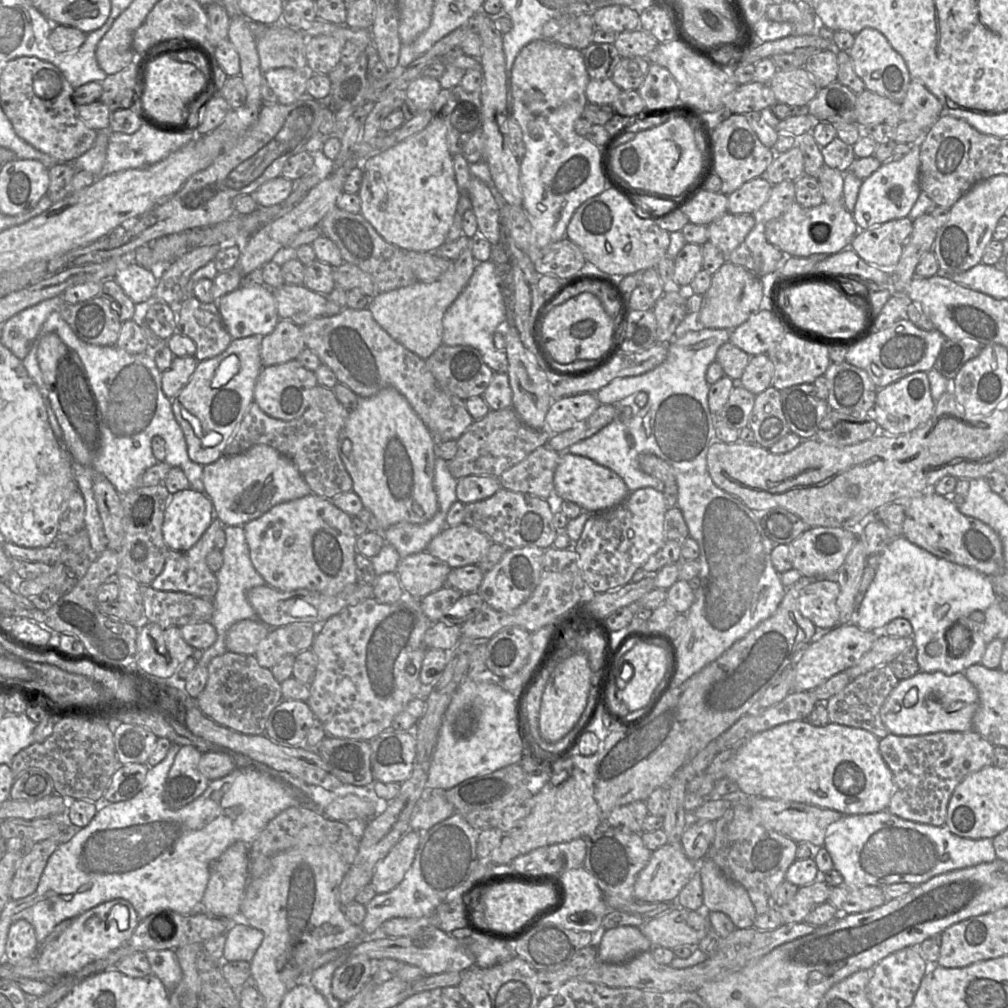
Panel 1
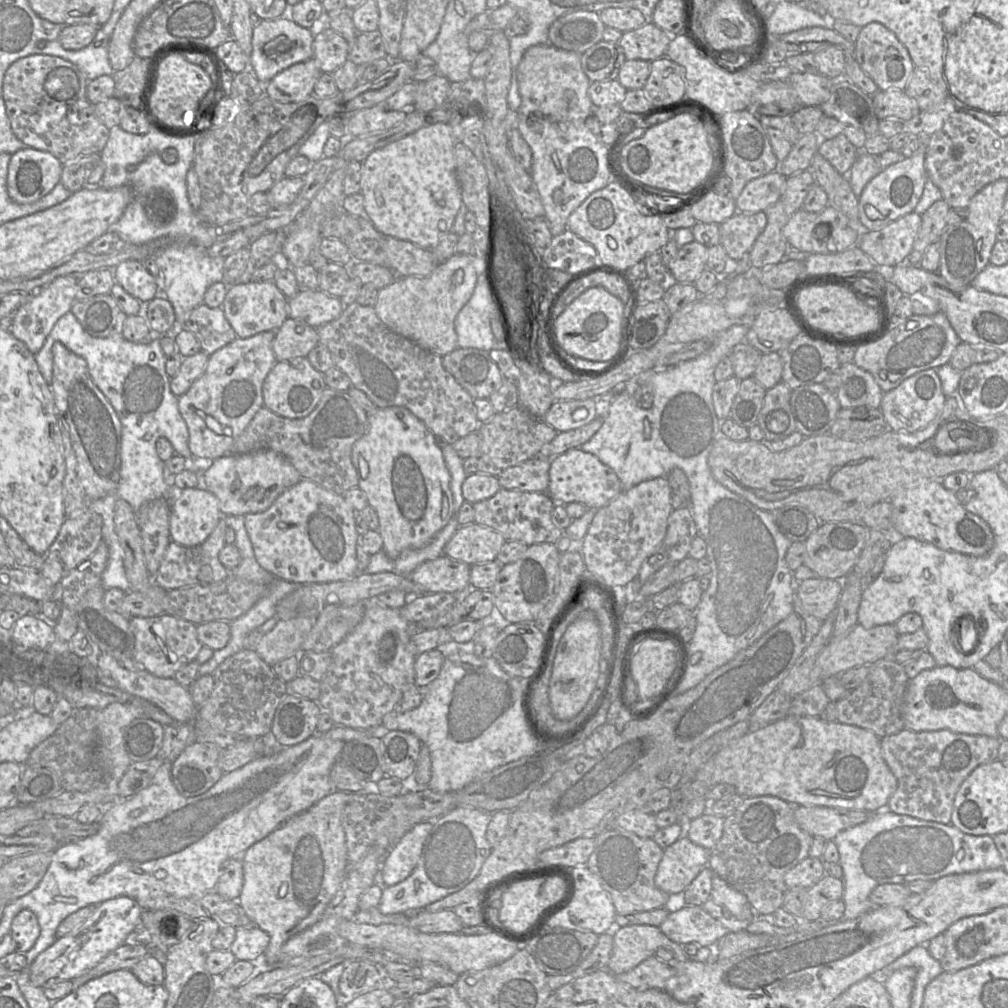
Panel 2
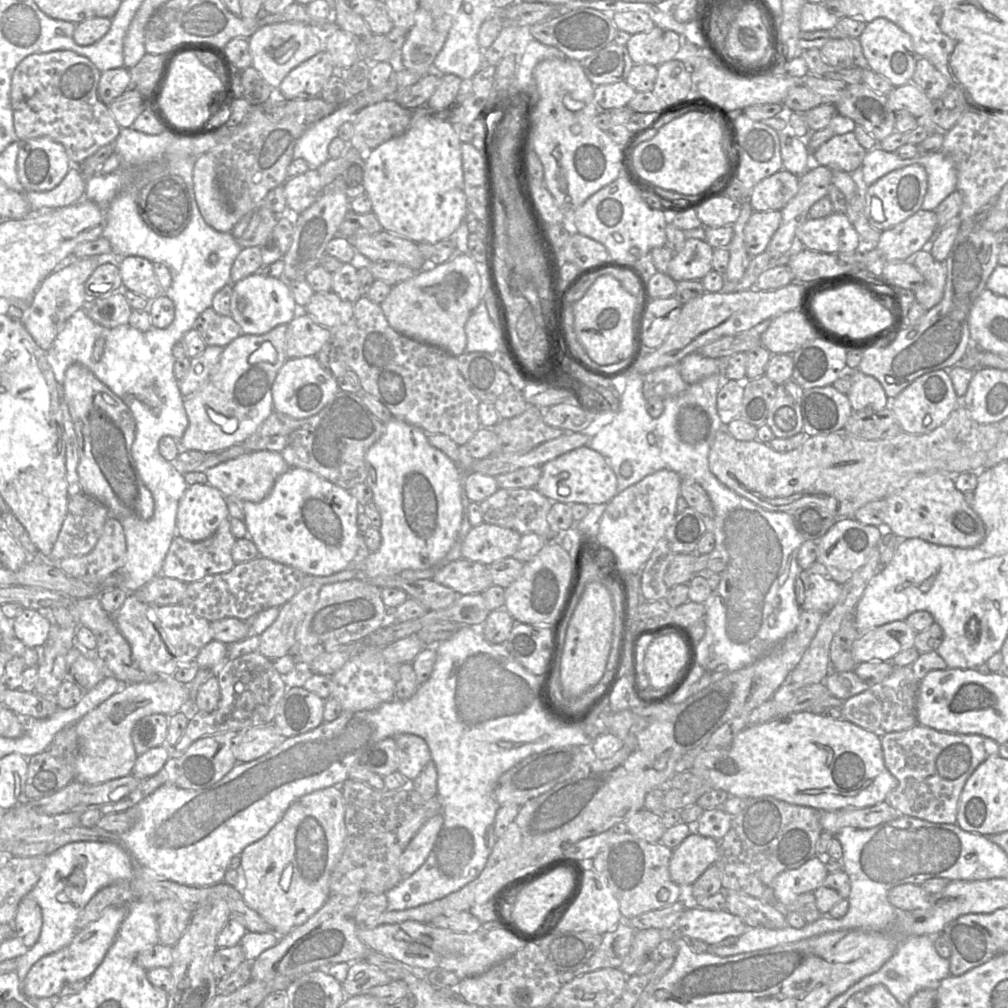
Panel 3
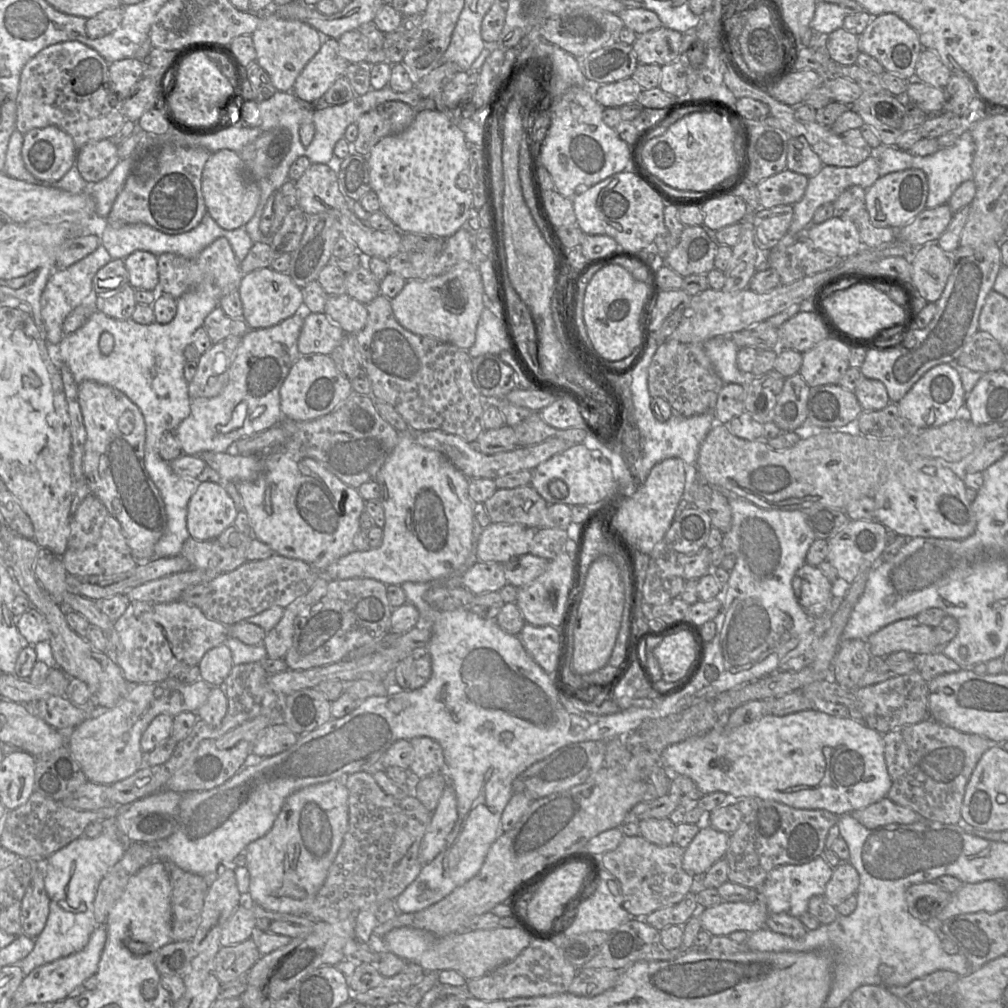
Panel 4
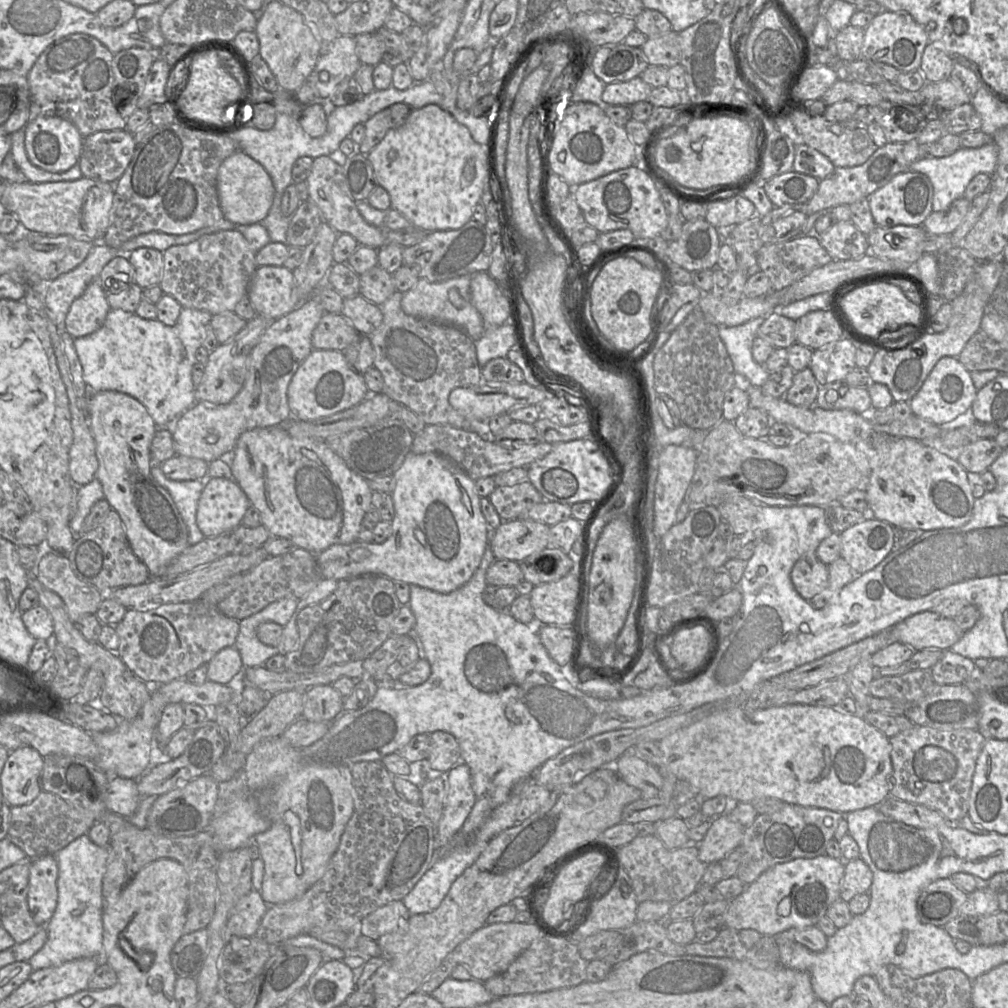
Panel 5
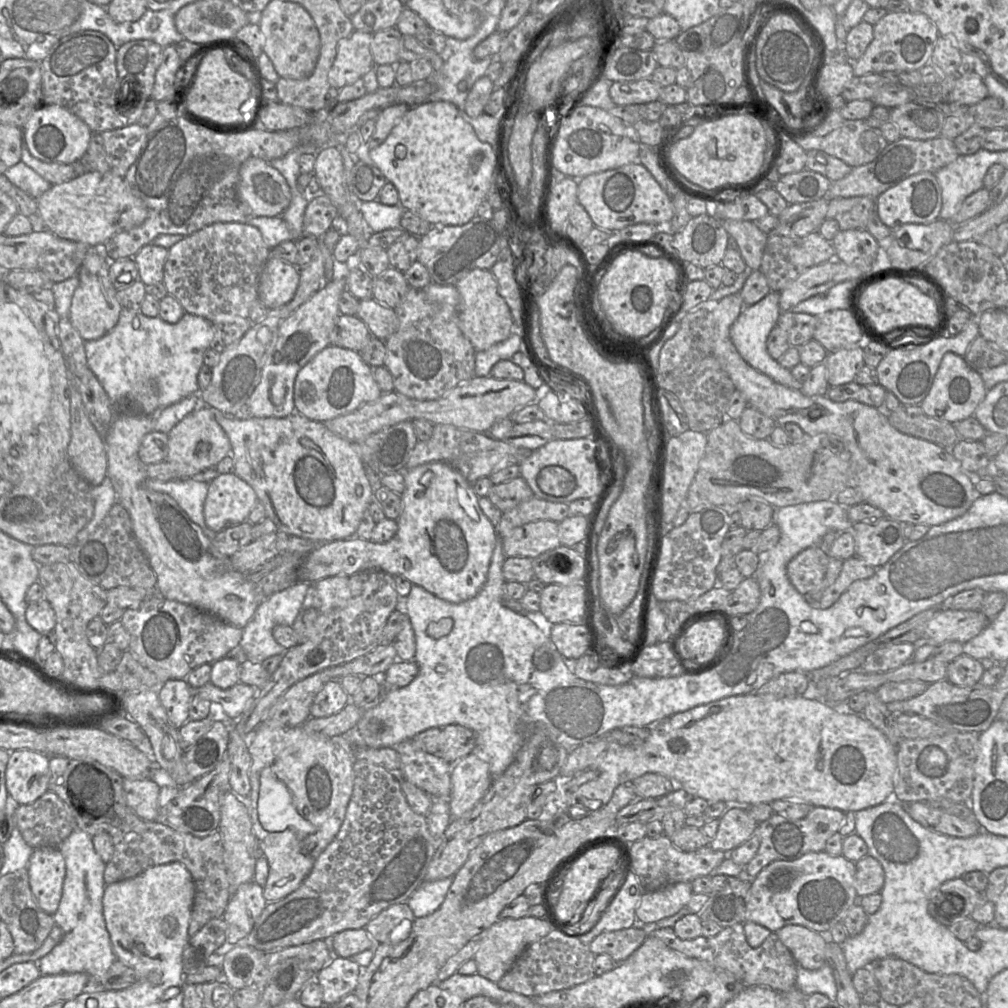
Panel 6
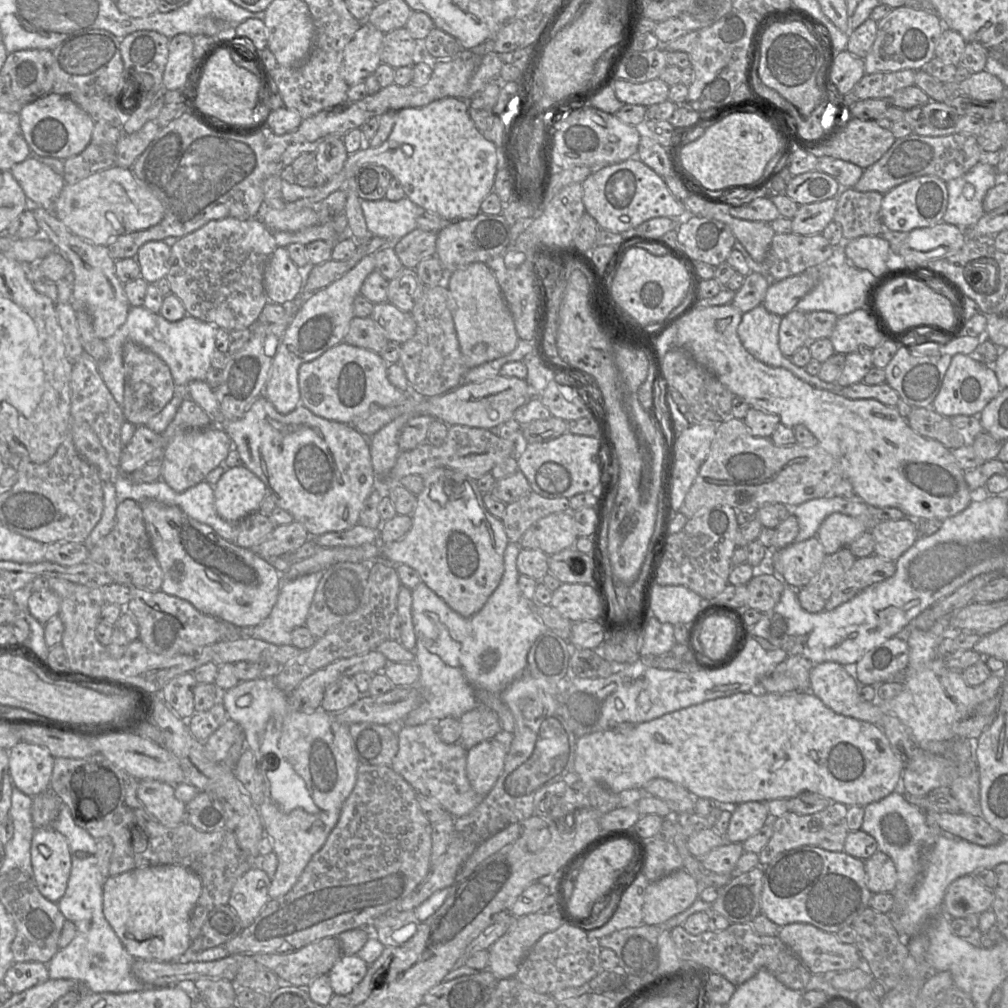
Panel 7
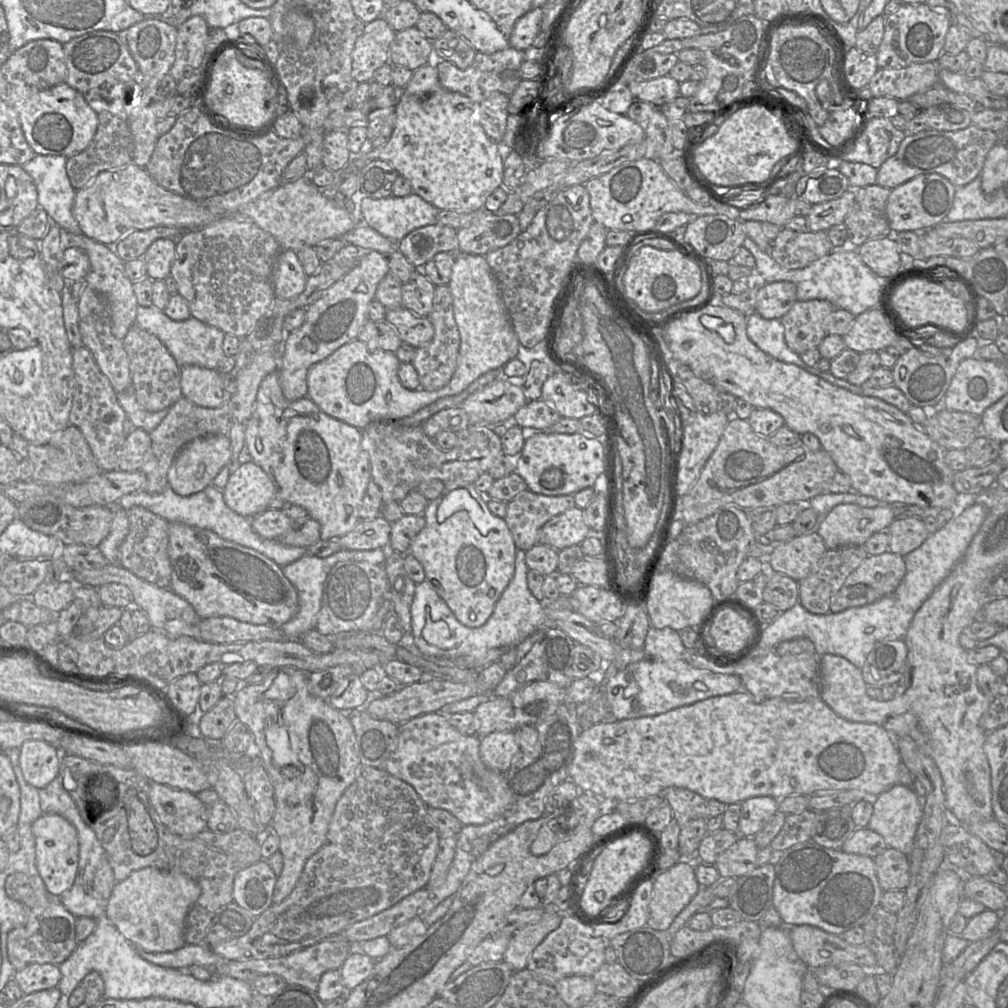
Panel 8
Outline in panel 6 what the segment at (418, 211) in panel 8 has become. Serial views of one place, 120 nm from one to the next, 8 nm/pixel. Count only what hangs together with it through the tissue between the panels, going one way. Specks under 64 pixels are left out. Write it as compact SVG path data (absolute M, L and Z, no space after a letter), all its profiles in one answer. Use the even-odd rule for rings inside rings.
M373 200L360 203L359 209L370 232L401 228L400 220L404 209L400 205L389 206Z

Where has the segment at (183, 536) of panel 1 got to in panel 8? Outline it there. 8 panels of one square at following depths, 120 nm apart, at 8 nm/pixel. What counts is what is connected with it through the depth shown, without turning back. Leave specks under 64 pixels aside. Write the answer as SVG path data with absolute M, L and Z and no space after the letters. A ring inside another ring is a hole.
M254 462L235 468L222 490L226 505L235 513L252 518L267 510L276 487L266 472Z

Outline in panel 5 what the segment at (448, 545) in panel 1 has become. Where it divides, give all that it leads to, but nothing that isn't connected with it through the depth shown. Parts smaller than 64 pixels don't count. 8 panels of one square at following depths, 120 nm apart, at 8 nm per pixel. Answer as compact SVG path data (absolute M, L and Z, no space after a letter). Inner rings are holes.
M529 519L503 521L490 532L489 544L496 560L520 562L549 545L550 526Z

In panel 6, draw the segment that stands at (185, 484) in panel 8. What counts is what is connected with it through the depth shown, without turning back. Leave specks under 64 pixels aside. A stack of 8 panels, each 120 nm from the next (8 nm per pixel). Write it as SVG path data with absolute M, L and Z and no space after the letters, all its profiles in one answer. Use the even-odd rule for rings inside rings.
M200 405L195 411L182 419L169 433L166 461L173 464L179 479L188 479L204 470L215 467L231 452L231 443L225 431L216 421L215 410Z

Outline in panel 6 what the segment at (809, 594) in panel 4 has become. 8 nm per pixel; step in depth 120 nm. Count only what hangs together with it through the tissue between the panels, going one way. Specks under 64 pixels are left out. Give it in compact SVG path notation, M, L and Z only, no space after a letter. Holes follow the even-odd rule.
M820 545L809 547L797 554L787 565L787 575L802 595L815 589L824 579L829 556Z

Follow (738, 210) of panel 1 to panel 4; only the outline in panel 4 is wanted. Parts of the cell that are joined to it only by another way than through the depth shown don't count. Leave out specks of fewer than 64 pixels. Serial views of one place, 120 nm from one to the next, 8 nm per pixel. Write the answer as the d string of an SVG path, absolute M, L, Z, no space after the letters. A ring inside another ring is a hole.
M785 169L760 181L756 186L760 208L794 205L804 195L809 177Z

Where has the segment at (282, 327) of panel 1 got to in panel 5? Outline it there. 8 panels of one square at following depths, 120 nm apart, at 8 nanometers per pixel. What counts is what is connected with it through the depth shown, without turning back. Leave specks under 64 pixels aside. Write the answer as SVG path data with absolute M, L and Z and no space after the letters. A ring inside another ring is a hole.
M325 312L312 332L313 349L343 351L360 334L341 313Z

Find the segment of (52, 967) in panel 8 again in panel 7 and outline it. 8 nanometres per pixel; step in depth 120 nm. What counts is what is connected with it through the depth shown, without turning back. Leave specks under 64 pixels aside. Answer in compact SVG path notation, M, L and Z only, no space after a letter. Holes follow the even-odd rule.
M14 962L7 970L3 984L19 994L49 979L47 964L41 962Z

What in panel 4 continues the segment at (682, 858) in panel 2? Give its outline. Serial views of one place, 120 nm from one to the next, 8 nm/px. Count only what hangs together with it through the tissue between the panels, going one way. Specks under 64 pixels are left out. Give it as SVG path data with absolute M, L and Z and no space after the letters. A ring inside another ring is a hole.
M711 826L700 829L685 848L682 867L692 876L702 875L717 861L725 857L730 834Z

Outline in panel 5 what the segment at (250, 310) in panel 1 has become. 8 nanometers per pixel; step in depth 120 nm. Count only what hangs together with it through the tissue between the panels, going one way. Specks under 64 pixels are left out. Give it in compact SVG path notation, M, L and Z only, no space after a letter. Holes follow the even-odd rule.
M264 265L257 267L249 287L247 296L256 315L261 315L272 321L300 308L311 296L303 296L298 291L292 271L284 266Z

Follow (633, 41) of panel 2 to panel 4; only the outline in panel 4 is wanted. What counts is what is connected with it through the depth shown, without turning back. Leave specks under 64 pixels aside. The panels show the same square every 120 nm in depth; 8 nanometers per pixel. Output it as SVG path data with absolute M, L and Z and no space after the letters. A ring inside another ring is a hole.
M662 26L637 35L632 47L639 64L664 66L678 59L681 43L682 33Z

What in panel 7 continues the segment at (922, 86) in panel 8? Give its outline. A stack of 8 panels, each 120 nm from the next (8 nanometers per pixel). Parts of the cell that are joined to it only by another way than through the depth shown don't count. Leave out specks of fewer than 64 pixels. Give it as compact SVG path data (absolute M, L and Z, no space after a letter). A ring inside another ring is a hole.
M905 69L893 72L865 74L854 86L859 100L888 100L896 91L915 85L916 71Z

